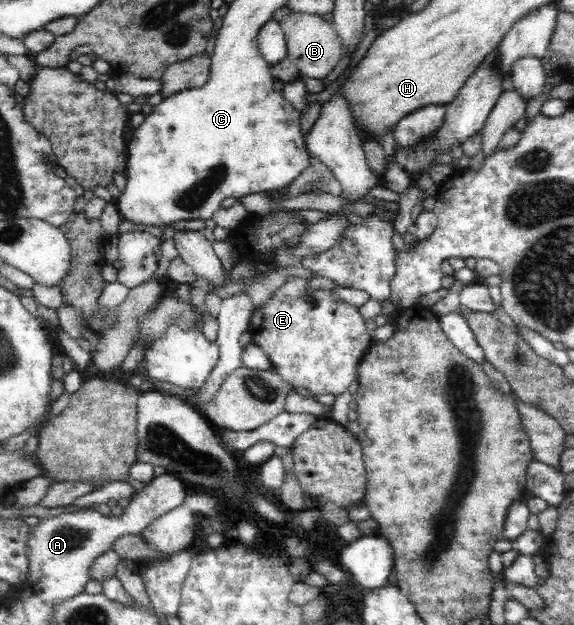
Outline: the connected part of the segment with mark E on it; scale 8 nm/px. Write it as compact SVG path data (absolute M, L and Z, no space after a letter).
M298 277L289 278L264 307L254 309L249 322L250 331L258 331L250 333L251 341L264 350L274 371L293 389L303 387L313 396L330 394L336 397L346 392L348 386L355 381L358 361L373 341L356 306L336 300L330 290L308 289L306 280Z

